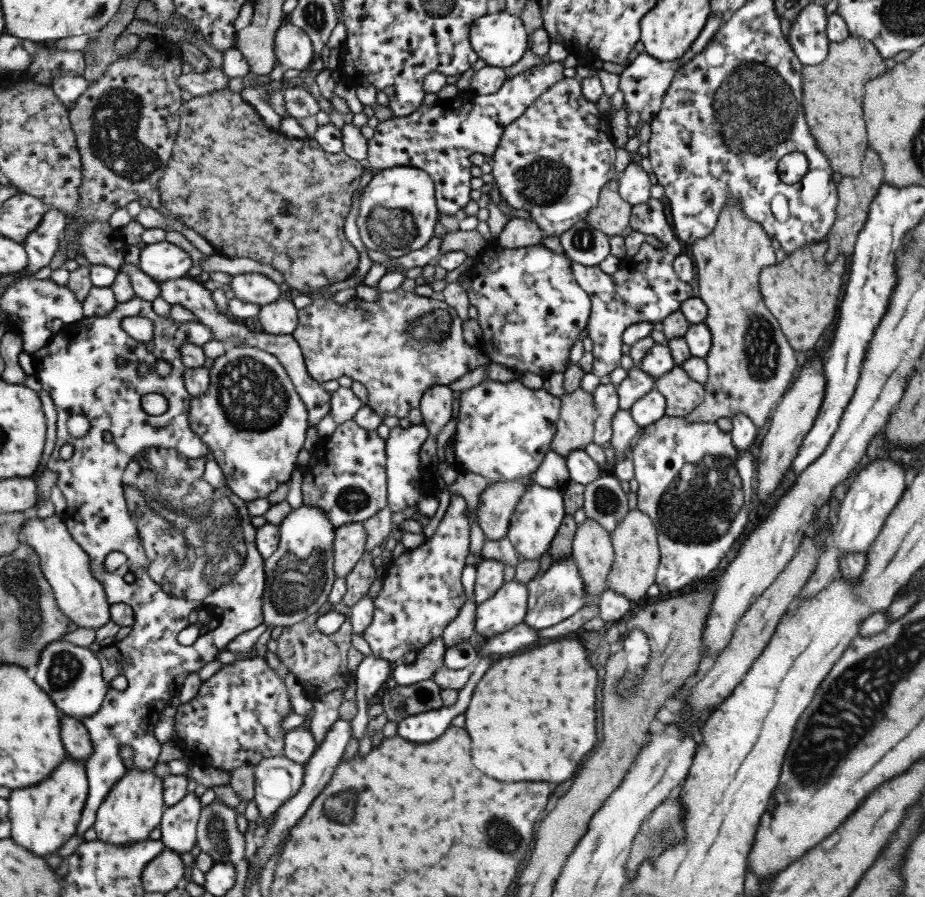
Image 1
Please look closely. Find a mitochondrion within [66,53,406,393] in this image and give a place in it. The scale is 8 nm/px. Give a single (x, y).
(113, 139)

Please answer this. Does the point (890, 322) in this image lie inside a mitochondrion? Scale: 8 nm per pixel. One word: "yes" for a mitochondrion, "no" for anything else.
no

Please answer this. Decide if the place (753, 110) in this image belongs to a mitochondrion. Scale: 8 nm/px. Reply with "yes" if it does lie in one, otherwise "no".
yes

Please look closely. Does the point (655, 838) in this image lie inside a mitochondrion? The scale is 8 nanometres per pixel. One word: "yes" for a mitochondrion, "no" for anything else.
yes

